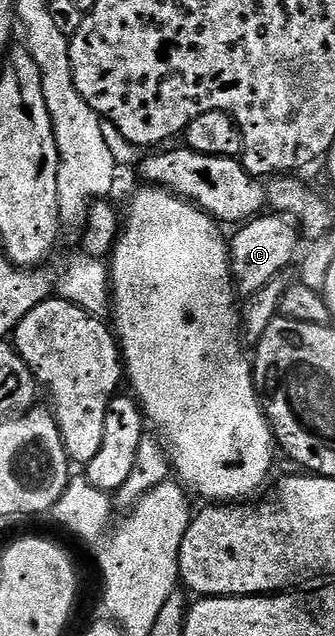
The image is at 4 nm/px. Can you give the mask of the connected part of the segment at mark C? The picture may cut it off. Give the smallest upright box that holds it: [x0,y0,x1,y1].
[230,212,302,295]

